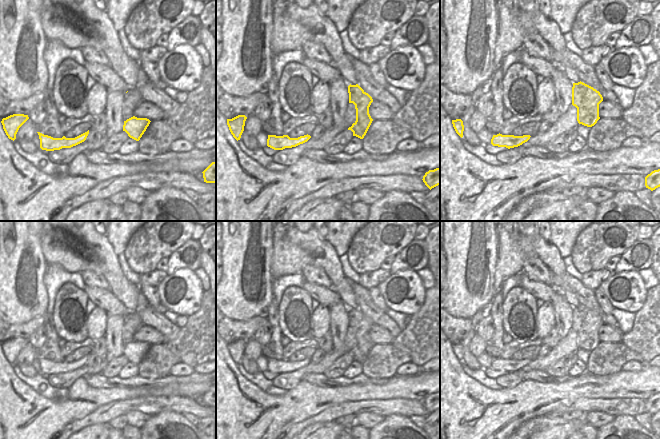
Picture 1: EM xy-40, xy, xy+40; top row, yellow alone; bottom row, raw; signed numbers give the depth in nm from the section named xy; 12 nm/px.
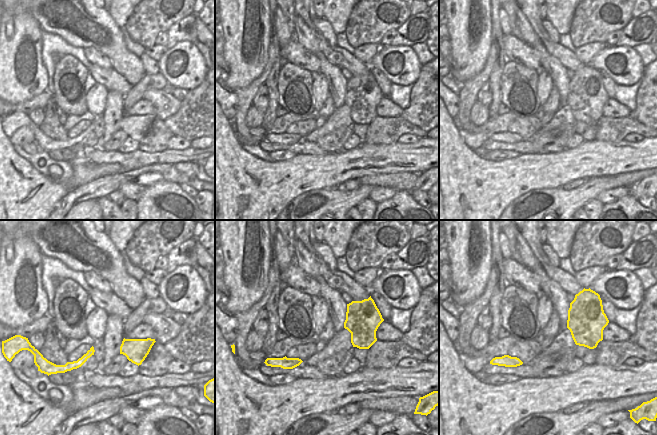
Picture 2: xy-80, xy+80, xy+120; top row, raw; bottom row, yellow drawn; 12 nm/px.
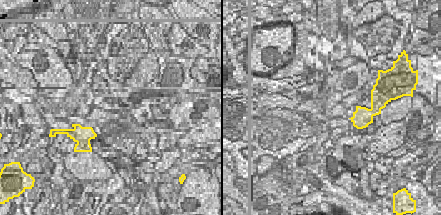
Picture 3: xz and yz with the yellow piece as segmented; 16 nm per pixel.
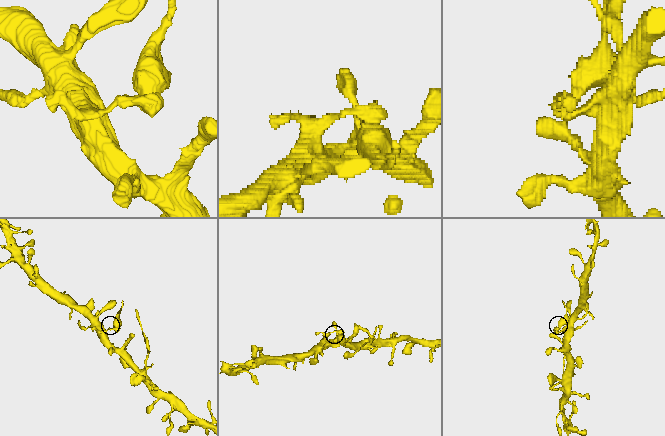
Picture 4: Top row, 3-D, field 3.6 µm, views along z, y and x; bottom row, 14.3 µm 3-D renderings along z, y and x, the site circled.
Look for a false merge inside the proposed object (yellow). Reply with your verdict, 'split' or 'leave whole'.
split

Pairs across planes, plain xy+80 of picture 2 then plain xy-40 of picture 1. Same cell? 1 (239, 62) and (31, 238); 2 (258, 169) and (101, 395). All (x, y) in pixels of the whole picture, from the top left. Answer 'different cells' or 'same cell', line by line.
1: same cell
2: same cell

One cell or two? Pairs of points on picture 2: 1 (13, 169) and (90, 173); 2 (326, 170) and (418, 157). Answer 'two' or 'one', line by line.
1: one
2: one

